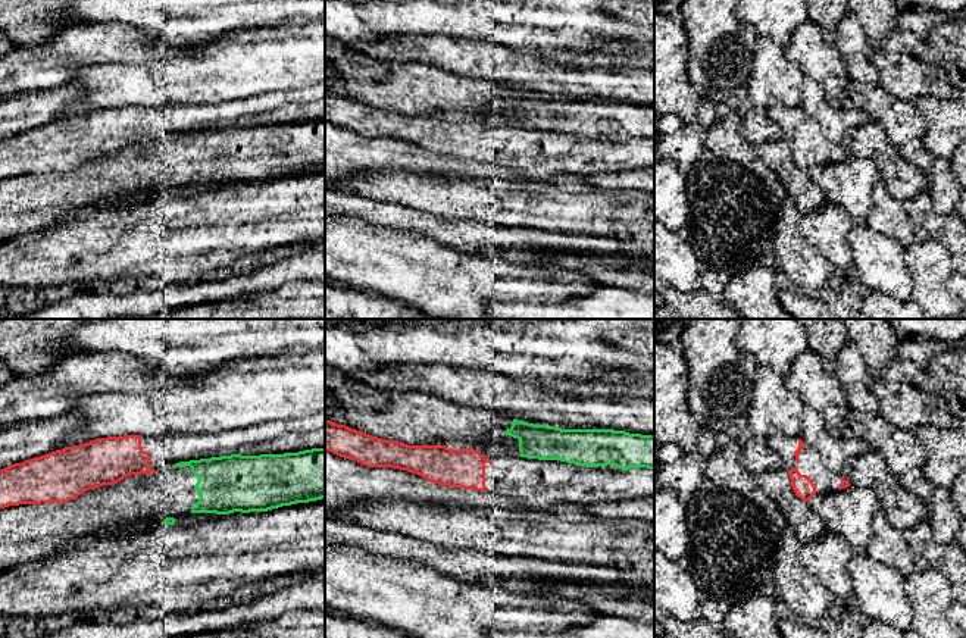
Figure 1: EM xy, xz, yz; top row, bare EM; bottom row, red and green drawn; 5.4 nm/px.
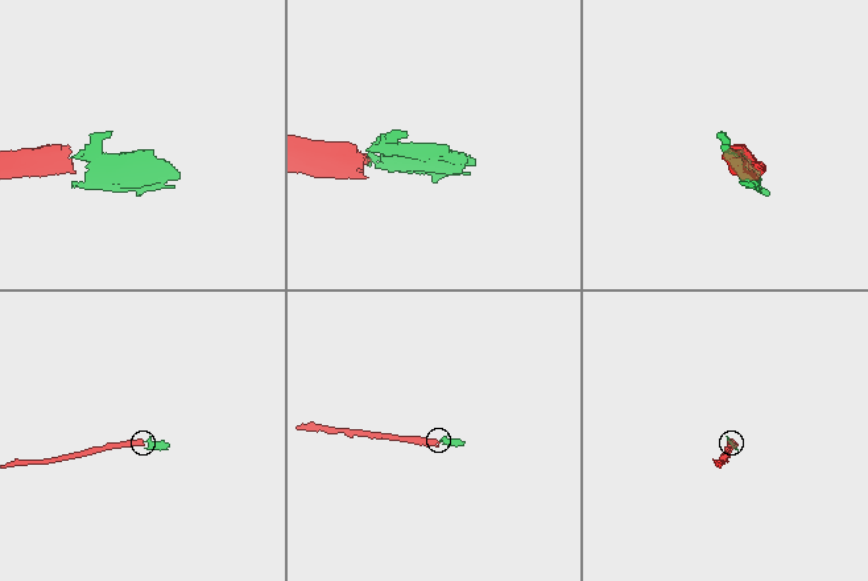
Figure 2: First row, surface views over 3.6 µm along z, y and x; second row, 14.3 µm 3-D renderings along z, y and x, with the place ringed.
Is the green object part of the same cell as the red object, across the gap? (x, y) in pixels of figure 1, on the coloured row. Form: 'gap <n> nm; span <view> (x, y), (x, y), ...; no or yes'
gap 100 nm; span xy (155, 471), (172, 466); no

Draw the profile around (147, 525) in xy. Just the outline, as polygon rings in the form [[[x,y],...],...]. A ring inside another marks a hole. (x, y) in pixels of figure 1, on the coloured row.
[[[144,520],[144,522],[134,522],[126,528],[122,528],[119,531],[115,531],[112,534],[107,534],[107,537],[118,537],[124,534],[135,534],[135,532],[144,532],[144,531],[151,531],[154,526],[162,526],[163,523],[156,522],[156,520]]]

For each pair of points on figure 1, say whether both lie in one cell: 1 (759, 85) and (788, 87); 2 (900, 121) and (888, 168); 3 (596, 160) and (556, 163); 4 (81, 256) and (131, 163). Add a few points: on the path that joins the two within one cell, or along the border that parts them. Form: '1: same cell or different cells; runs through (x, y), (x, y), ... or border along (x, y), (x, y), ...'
1: same cell; runs through (766, 85), (781, 85)
2: different cells; border along (874, 119), (896, 149)
3: same cell; runs through (585, 162), (566, 162)
4: different cells; border along (106, 205), (72, 212)

